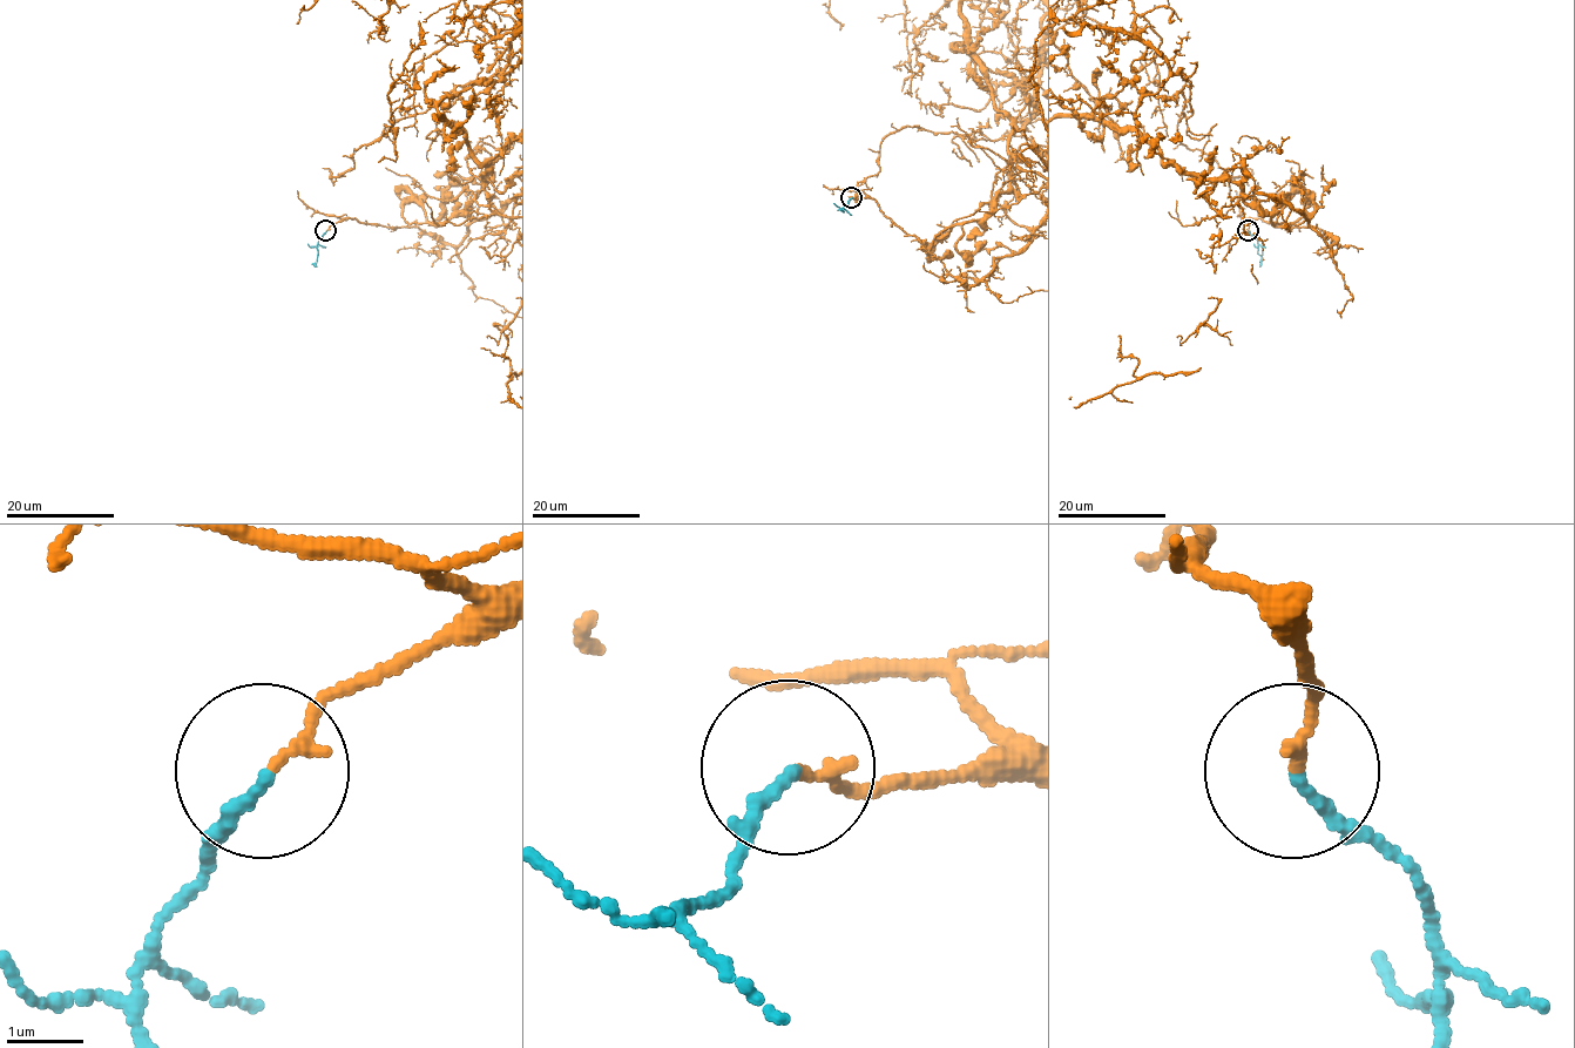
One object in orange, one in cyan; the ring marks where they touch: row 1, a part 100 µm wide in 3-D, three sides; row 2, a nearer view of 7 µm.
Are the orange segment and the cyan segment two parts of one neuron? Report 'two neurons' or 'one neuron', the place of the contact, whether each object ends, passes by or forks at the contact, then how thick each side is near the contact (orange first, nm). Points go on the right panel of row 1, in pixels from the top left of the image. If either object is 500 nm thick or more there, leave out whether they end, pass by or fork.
one neuron; place (1248, 230); orange ends; cyan ends; calibres 160 and 160 nm

